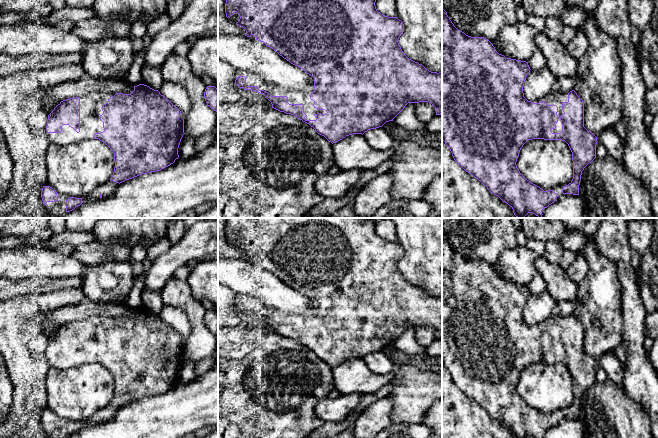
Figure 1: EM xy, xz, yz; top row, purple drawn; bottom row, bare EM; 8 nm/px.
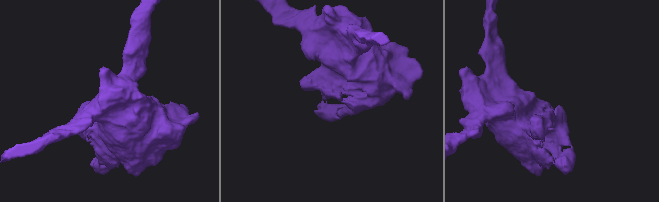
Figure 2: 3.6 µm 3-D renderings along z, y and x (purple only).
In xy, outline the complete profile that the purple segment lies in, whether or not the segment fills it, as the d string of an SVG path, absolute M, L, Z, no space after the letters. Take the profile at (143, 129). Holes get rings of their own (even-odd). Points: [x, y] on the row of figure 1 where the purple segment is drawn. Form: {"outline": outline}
{"outline": "M147 85L134 86L130 94L116 93L102 106L103 114L99 116L105 129L101 133L95 133L94 139L105 143L114 153L115 167L111 181L122 183L142 174L160 171L175 162L179 158L178 148L184 133L184 119L181 111L167 100L158 90Z"}

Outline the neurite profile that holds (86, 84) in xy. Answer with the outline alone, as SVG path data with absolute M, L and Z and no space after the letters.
M84 74L73 81L40 88L35 92L34 96L38 95L41 101L46 96L63 101L93 92L120 93L125 91L133 92L134 86L121 79Z

